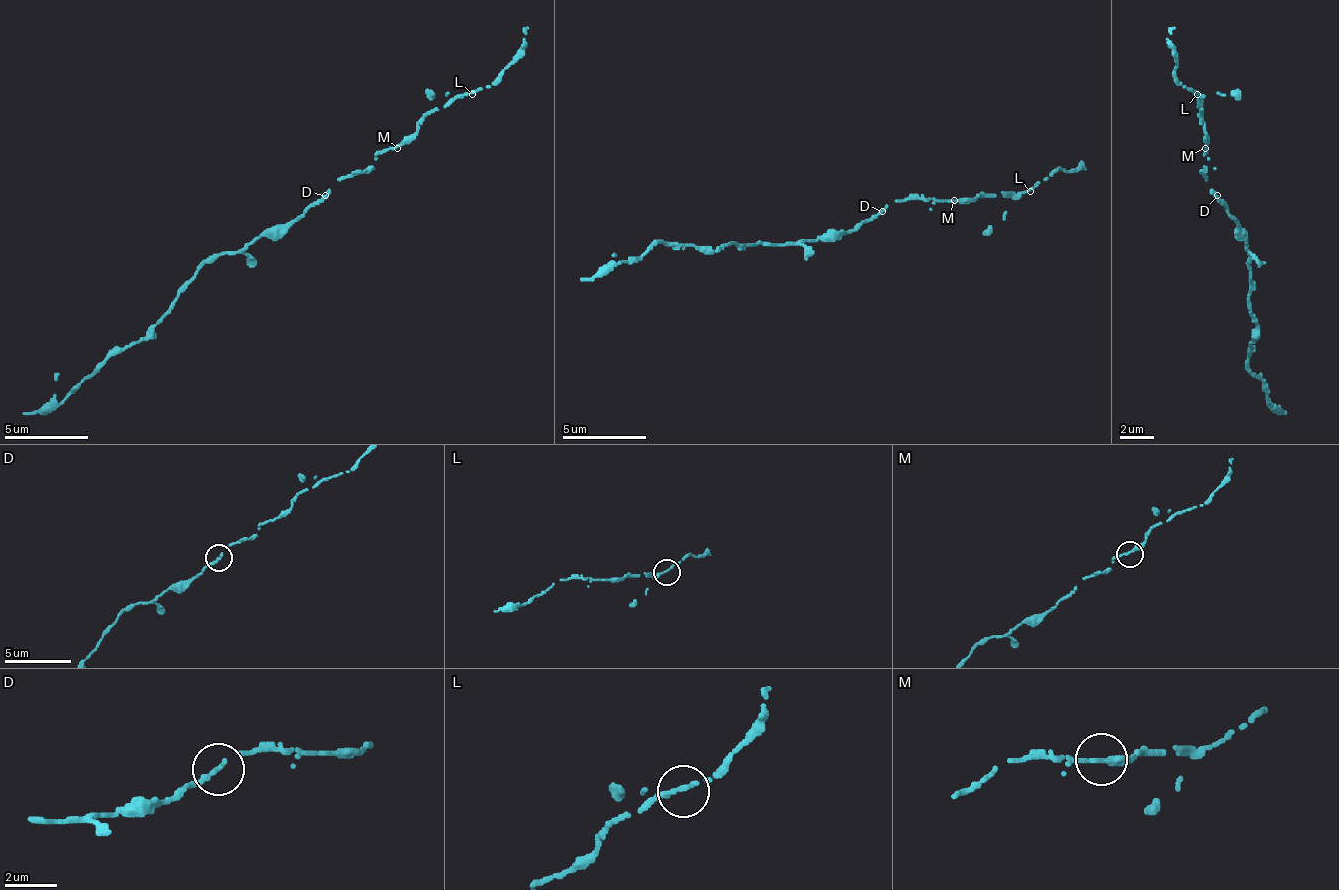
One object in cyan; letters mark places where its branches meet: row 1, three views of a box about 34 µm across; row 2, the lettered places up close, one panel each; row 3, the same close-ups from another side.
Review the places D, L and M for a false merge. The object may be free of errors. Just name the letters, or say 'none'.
none

